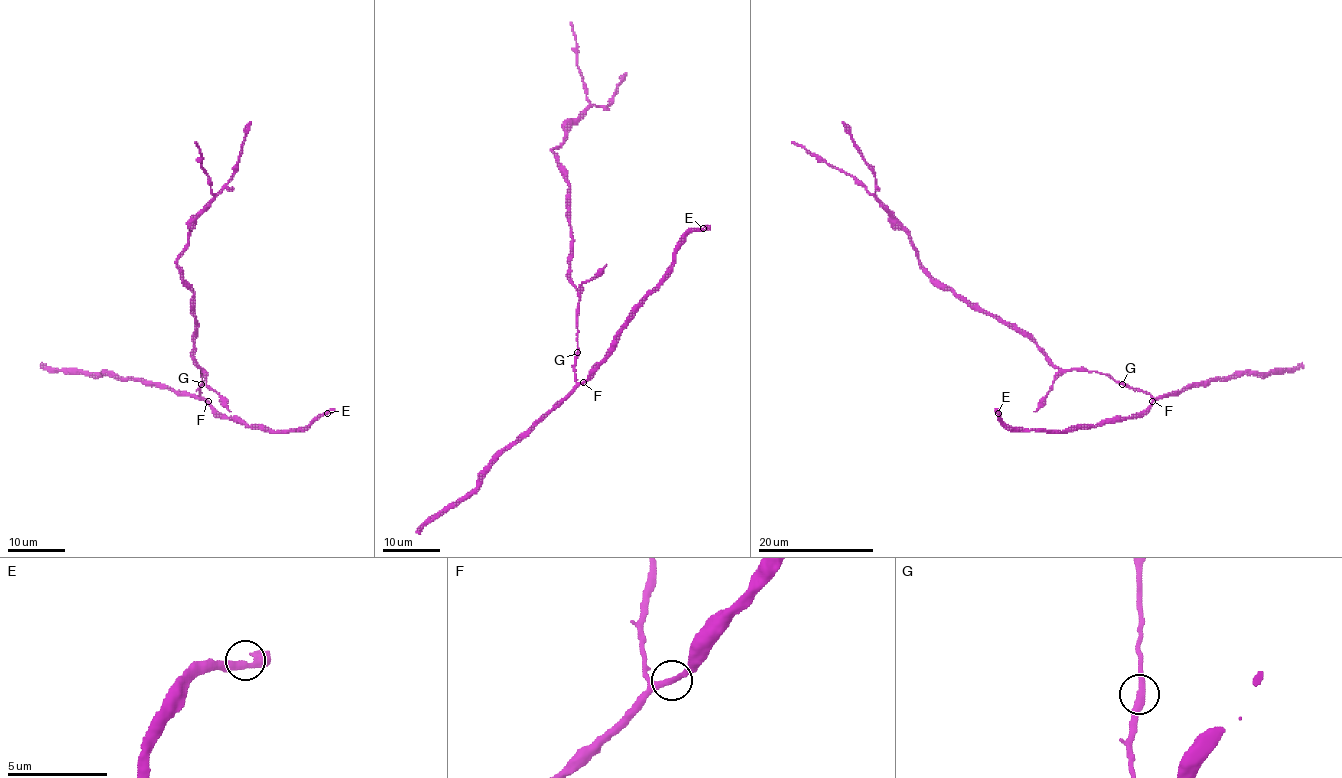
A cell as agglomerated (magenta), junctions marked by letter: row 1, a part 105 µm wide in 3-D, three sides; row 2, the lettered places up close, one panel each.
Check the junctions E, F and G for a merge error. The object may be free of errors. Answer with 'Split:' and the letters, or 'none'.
Split: none

